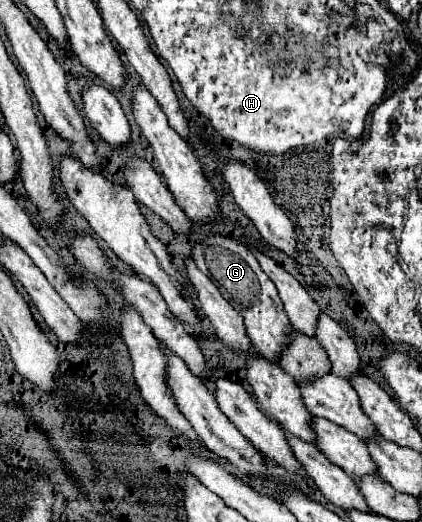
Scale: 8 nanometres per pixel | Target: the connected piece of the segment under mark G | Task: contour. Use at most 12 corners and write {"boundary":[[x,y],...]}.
{"boundary":[[208,234],[196,266],[276,362],[290,324],[276,286],[238,240]]}

